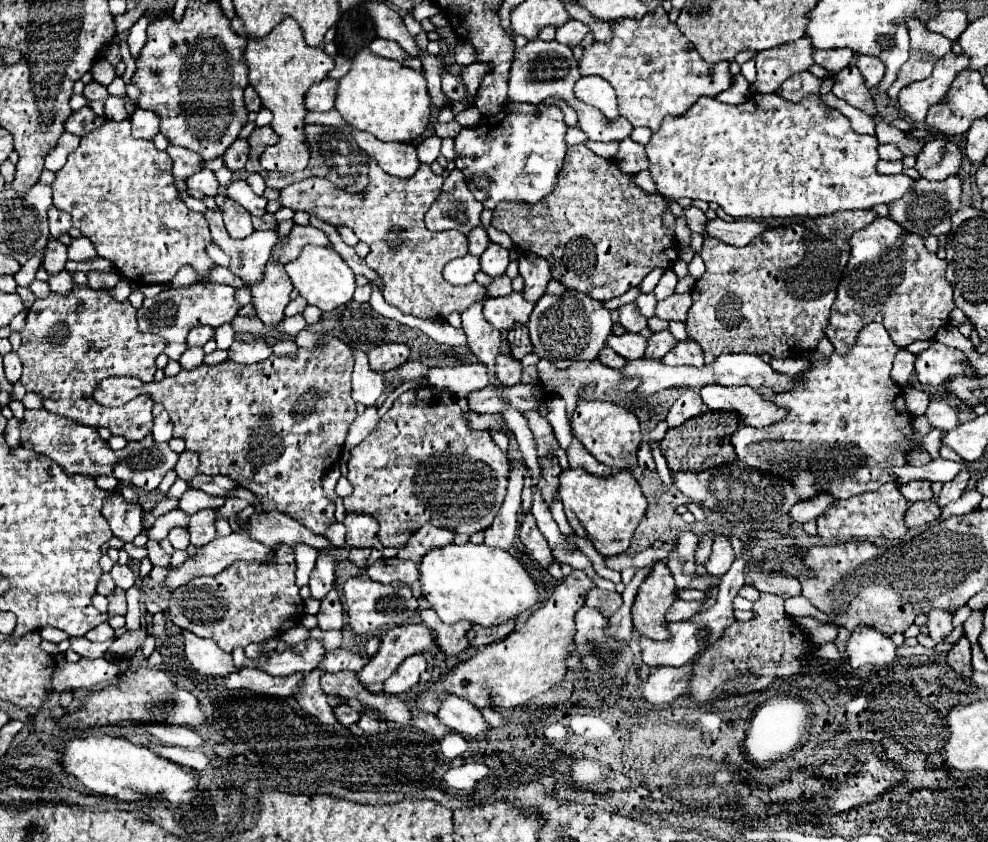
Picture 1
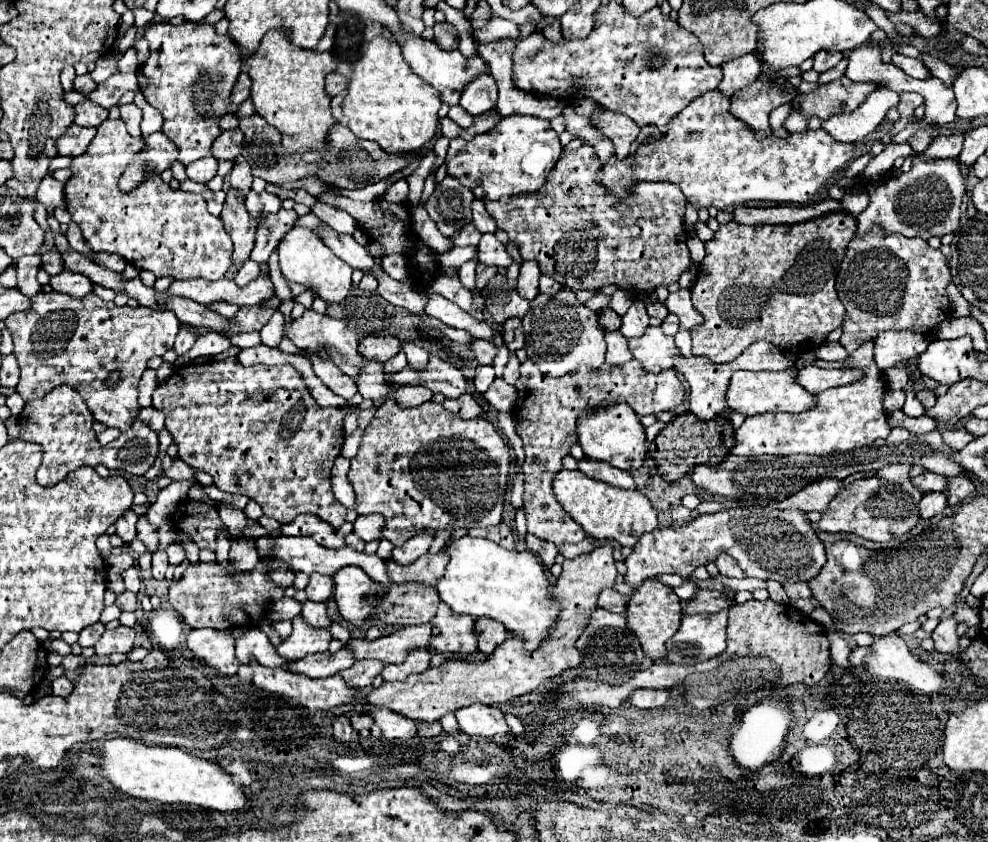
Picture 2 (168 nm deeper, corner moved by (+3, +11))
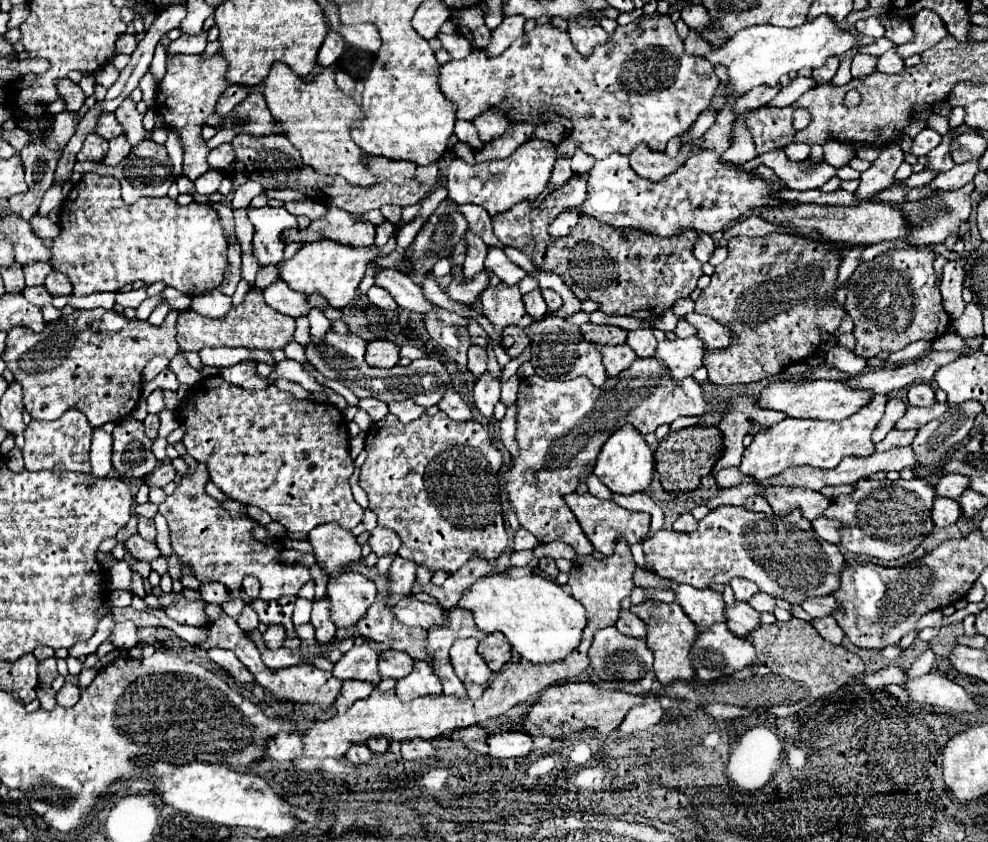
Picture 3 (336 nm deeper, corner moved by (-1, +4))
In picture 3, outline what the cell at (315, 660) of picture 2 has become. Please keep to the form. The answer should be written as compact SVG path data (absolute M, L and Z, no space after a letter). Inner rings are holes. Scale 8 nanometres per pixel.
M353 645L351 651L341 655L341 659L333 667L333 675L337 679L361 679L361 681L375 681L379 683L379 671L377 671L377 659L379 653L373 651L369 645Z

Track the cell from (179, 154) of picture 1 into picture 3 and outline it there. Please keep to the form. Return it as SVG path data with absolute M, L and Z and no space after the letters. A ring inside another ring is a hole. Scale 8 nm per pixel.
M145 139L143 143L139 143L137 147L131 149L131 153L115 167L93 167L95 171L103 173L103 175L113 175L121 181L123 187L123 201L125 203L135 203L141 197L163 197L163 189L167 191L171 181L173 181L173 173L171 173L171 161L167 157L167 149L165 145L155 143L153 139Z

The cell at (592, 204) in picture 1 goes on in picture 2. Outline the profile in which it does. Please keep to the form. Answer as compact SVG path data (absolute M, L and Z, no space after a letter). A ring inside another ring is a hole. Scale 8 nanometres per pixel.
M581 146L575 152L567 152L555 168L549 172L543 188L531 194L507 196L487 204L487 212L495 218L497 228L509 234L509 240L517 244L523 260L535 260L541 274L553 276L561 286L575 290L595 290L615 284L621 290L633 292L637 298L641 292L653 292L657 286L669 286L689 268L691 256L687 250L687 230L683 226L685 196L671 182L639 182L631 188L627 200L615 200L601 184L595 184L595 174L601 162L591 146Z

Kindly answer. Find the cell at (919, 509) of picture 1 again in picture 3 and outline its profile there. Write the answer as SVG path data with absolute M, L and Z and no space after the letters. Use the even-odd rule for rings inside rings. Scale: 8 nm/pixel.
M935 497L933 511L931 511L931 517L933 517L935 527L947 527L947 525L955 523L959 515L961 515L961 507L959 507L957 501Z

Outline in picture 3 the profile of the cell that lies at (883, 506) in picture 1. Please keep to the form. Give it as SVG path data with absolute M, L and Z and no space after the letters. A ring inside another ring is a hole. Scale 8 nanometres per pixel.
M861 479L851 495L839 495L831 501L827 511L823 513L827 519L835 519L841 523L841 545L847 551L859 555L871 555L881 561L899 559L911 553L931 531L931 505L935 499L933 487L923 479L911 481L873 481Z

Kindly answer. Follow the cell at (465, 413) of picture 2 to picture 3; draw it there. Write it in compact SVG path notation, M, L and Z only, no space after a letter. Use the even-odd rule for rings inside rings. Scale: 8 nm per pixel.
M451 387L447 389L445 397L439 401L439 409L445 411L449 415L449 419L455 419L455 421L469 421L473 417L471 413L471 407L463 401L463 397L453 391Z

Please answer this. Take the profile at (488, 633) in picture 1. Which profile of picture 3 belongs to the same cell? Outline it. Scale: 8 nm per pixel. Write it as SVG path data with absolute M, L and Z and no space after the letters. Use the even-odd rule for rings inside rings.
M489 633L481 643L479 643L479 655L487 663L491 671L499 671L509 659L511 659L511 645L505 639L503 633Z

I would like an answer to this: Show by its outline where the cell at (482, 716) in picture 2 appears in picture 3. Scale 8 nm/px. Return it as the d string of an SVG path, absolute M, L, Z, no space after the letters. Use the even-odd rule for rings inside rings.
M493 731L487 735L485 743L489 745L489 755L493 757L525 757L531 753L531 737L521 731Z

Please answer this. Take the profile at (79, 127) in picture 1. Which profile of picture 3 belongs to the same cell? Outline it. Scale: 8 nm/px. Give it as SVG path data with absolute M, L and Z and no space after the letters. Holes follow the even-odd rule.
M111 113L111 115L99 115L99 127L95 127L95 133L97 133L99 137L111 141L113 137L121 135L123 129L121 129L121 125L117 123L115 115Z

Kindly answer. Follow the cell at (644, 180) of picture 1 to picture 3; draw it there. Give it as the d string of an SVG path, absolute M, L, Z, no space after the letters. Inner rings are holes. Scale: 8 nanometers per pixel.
M577 149L575 155L571 157L571 169L573 169L575 173L585 173L585 171L589 171L593 165L595 165L595 161L593 161L589 155L583 155L579 149Z

